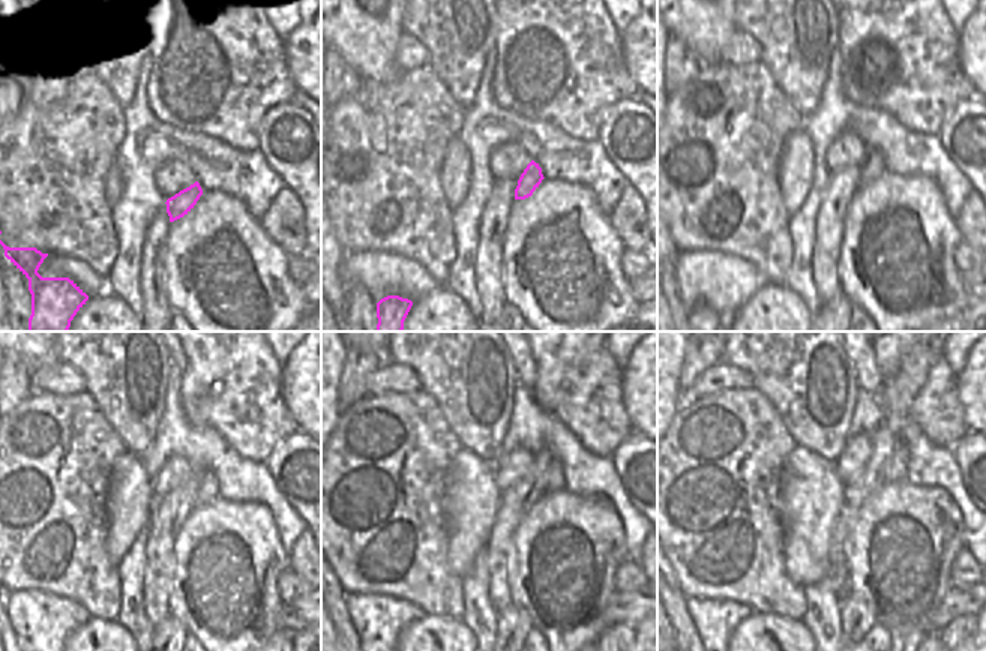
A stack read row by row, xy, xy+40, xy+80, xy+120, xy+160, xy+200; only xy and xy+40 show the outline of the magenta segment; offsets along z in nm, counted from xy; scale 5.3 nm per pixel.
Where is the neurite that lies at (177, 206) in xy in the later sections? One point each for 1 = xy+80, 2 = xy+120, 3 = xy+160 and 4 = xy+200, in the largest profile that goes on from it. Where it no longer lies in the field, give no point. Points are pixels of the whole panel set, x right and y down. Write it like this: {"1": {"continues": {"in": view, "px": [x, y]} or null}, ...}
{"1": {"continues": {"in": "xy+80", "px": [872, 167]}}, "2": {"continues": {"in": "xy+120", "px": [207, 492]}}, "3": {"continues": {"in": "xy+160", "px": [554, 471]}}, "4": {"continues": {"in": "xy+200", "px": [896, 471]}}}

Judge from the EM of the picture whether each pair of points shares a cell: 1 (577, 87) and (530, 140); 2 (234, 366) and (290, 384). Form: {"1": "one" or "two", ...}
{"1": "two", "2": "two"}

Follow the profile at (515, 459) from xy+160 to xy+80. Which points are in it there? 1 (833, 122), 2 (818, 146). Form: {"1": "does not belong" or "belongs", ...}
{"1": "does not belong", "2": "does not belong"}

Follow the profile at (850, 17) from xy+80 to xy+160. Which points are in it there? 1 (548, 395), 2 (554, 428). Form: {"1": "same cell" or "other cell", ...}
{"1": "same cell", "2": "other cell"}

